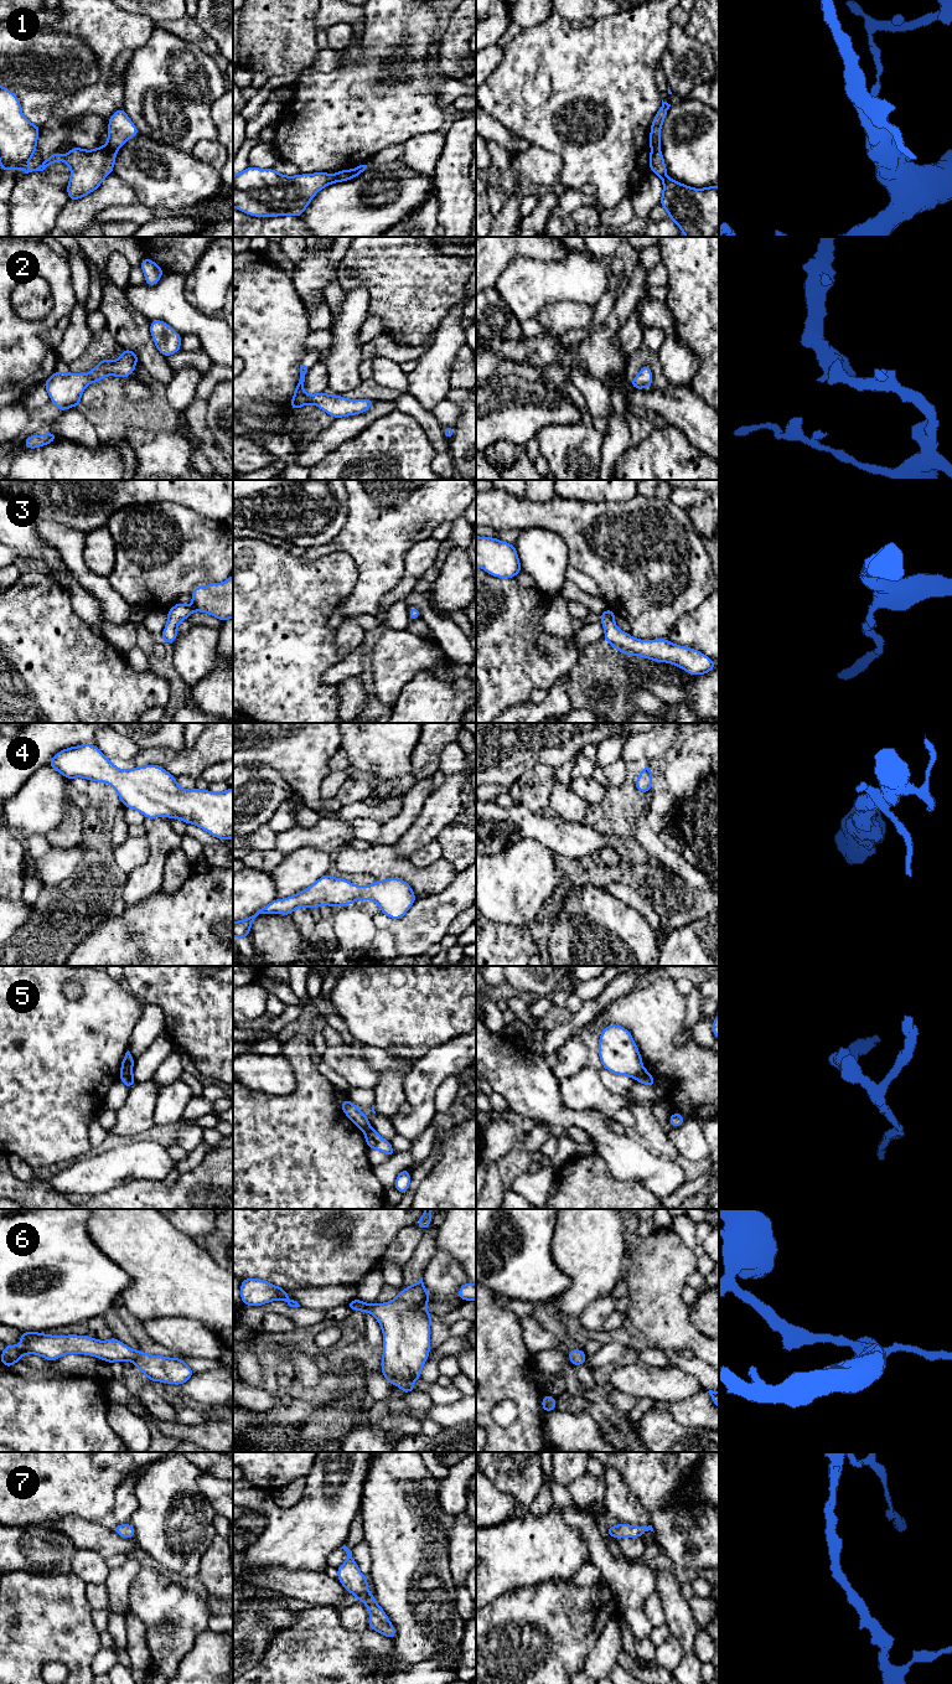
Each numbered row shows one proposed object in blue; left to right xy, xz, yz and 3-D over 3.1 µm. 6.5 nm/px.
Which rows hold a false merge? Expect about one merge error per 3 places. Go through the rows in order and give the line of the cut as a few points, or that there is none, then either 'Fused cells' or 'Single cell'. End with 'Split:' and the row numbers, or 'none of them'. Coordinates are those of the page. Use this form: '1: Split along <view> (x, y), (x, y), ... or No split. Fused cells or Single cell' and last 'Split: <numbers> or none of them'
1: Split along xy (107, 144), (114, 151). Fused cells
2: No split. Single cell
3: No split. Single cell
4: No split. Single cell
5: Split along xy (132, 1067), (120, 1076). Fused cells
6: No split. Single cell
7: No split. Single cell
Split: 1, 5

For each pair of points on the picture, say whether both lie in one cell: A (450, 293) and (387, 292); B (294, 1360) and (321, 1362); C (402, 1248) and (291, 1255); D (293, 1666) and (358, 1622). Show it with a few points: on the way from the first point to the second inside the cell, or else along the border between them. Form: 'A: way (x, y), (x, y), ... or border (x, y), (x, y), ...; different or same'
A: way (434, 292), (403, 292); same
B: border (311, 1358), (321, 1372); different
C: border (404, 1225), (379, 1260); different
D: border (339, 1610), (346, 1627), (367, 1628); different

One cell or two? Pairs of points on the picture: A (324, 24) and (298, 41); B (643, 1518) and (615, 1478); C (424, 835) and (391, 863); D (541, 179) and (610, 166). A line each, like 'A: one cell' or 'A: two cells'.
A: two cells
B: one cell
C: two cells
D: two cells

